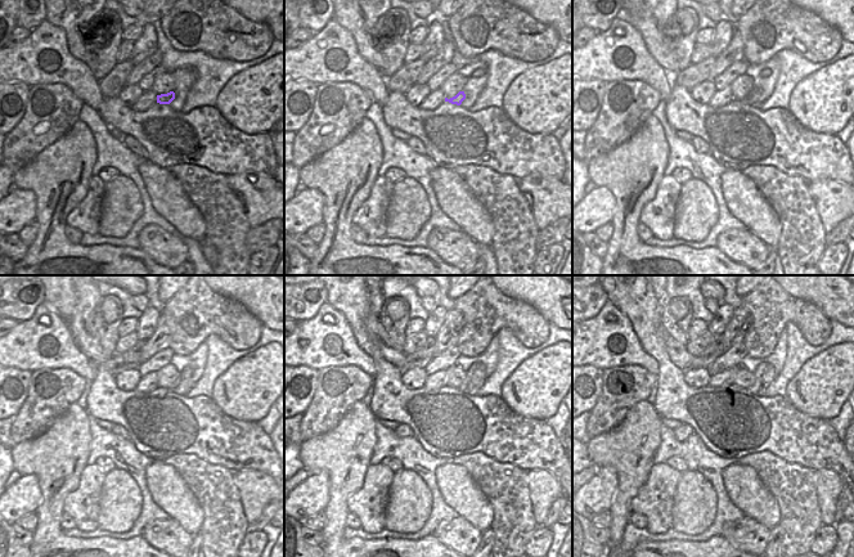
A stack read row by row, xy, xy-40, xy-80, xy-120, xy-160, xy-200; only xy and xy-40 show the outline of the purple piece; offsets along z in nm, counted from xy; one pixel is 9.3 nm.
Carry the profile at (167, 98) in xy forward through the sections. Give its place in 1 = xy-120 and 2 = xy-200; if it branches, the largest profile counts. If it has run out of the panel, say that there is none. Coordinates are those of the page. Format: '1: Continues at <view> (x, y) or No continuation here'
1: Continues at xy-120 (185, 383)
2: Continues at xy-200 (764, 374).

